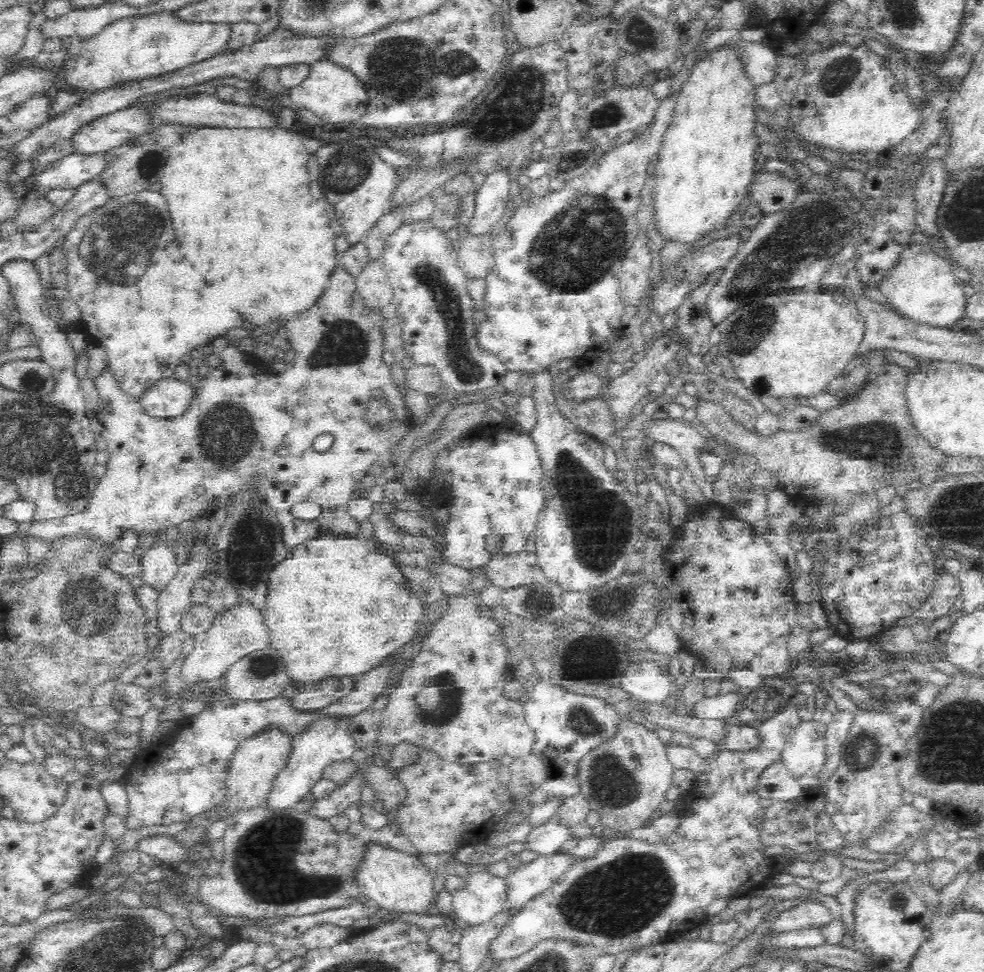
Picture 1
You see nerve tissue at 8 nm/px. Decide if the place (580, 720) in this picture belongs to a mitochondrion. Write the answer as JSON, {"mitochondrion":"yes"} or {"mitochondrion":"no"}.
{"mitochondrion":"yes"}

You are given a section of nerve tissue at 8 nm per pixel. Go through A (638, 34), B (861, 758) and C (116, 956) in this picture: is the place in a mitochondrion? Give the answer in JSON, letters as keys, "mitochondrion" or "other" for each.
{"A":"mitochondrion","B":"mitochondrion","C":"mitochondrion"}

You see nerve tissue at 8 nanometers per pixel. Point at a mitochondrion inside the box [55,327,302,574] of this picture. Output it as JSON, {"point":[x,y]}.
{"point":[227,433]}

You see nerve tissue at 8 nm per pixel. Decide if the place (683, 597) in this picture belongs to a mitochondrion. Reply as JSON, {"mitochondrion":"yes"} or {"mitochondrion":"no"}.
{"mitochondrion":"no"}

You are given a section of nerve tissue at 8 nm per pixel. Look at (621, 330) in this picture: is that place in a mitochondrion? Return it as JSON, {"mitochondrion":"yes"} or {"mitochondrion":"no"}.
{"mitochondrion":"no"}

